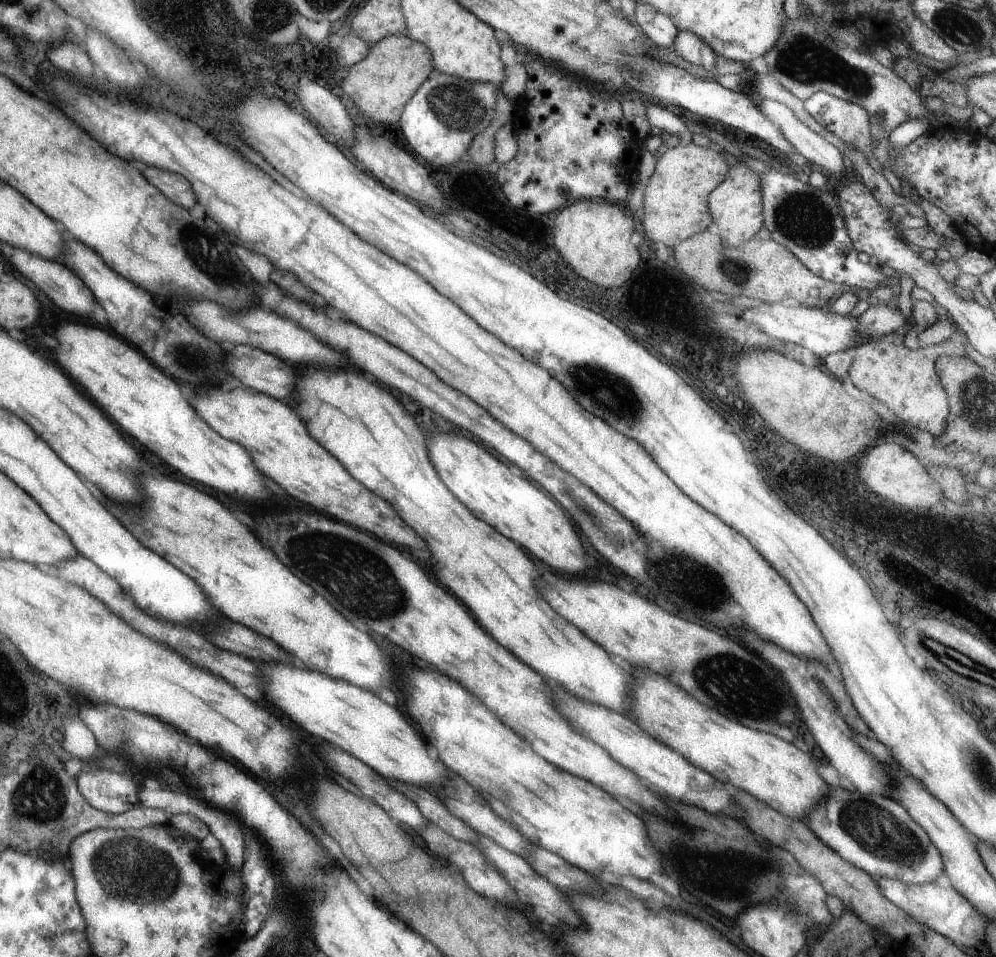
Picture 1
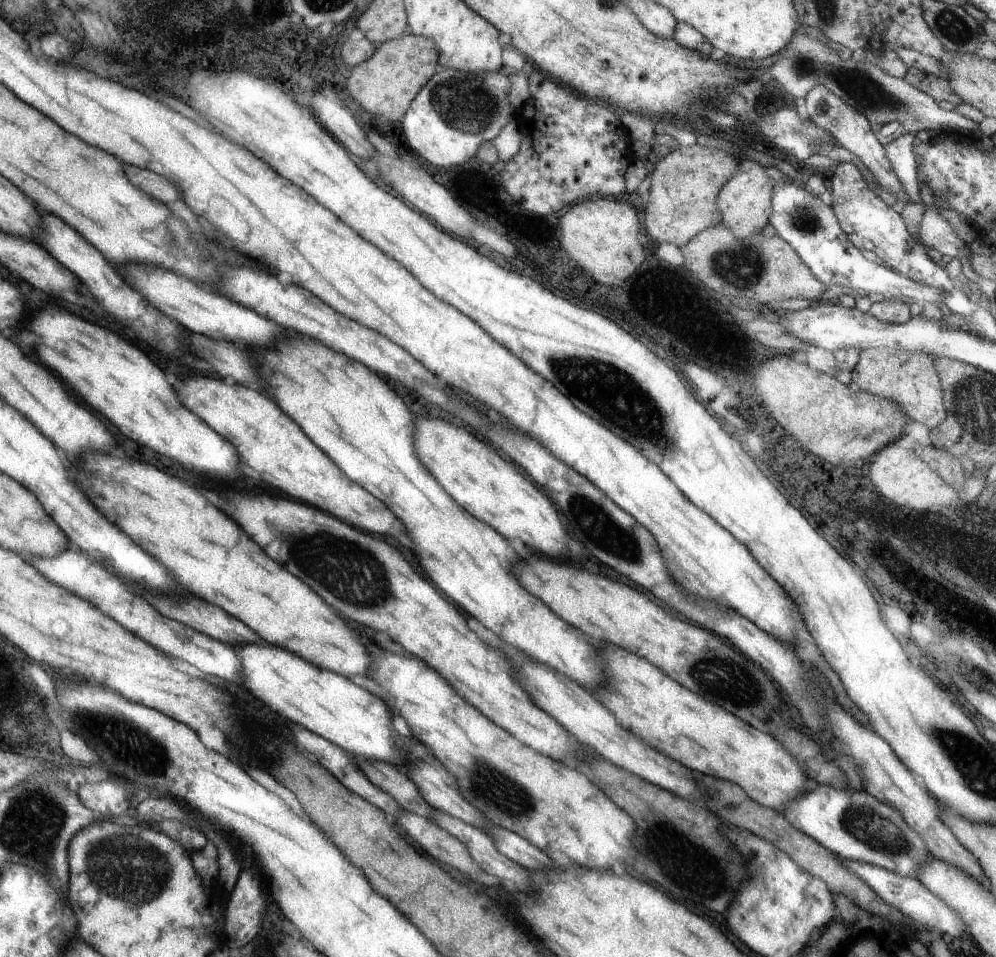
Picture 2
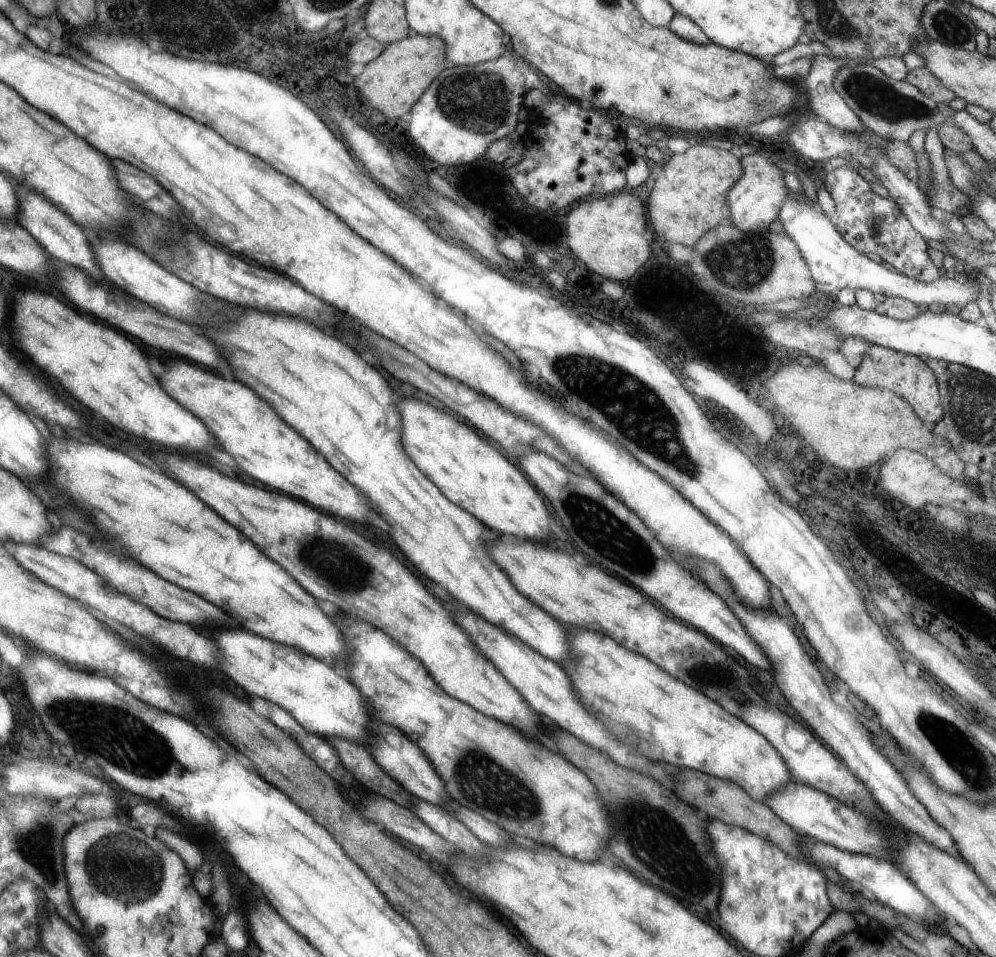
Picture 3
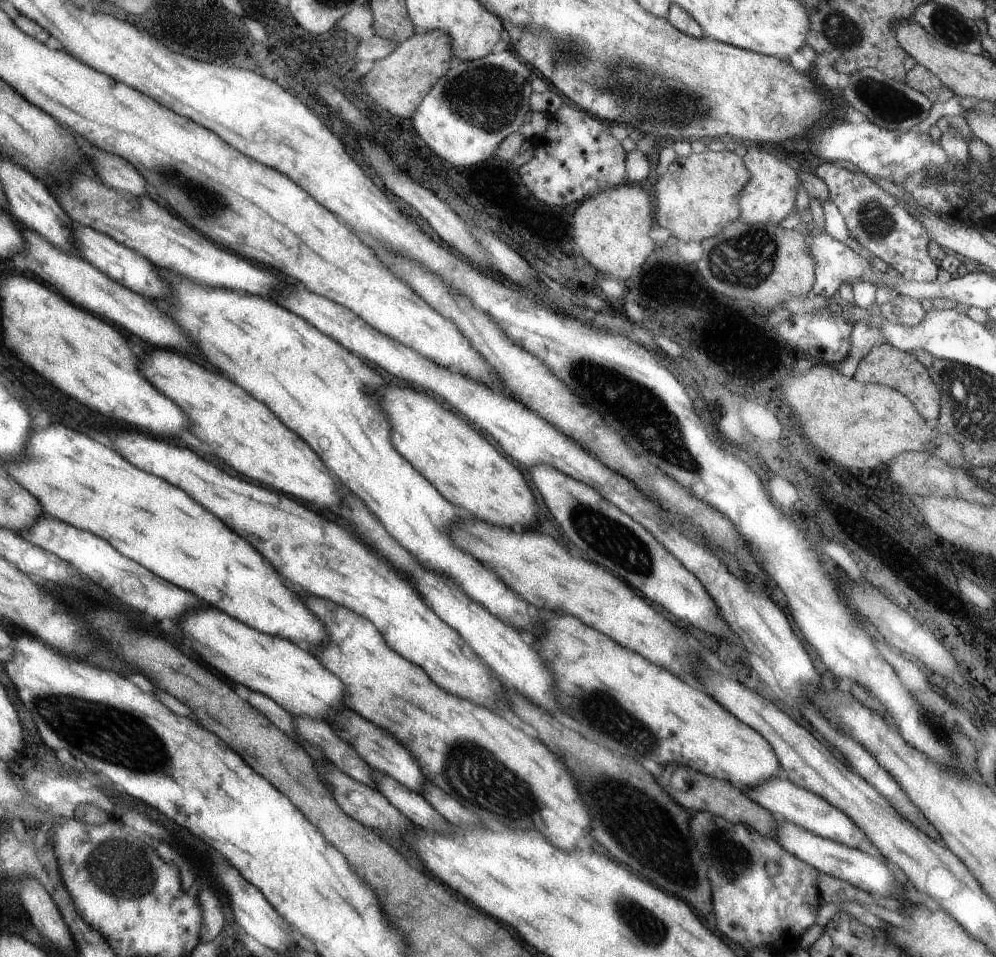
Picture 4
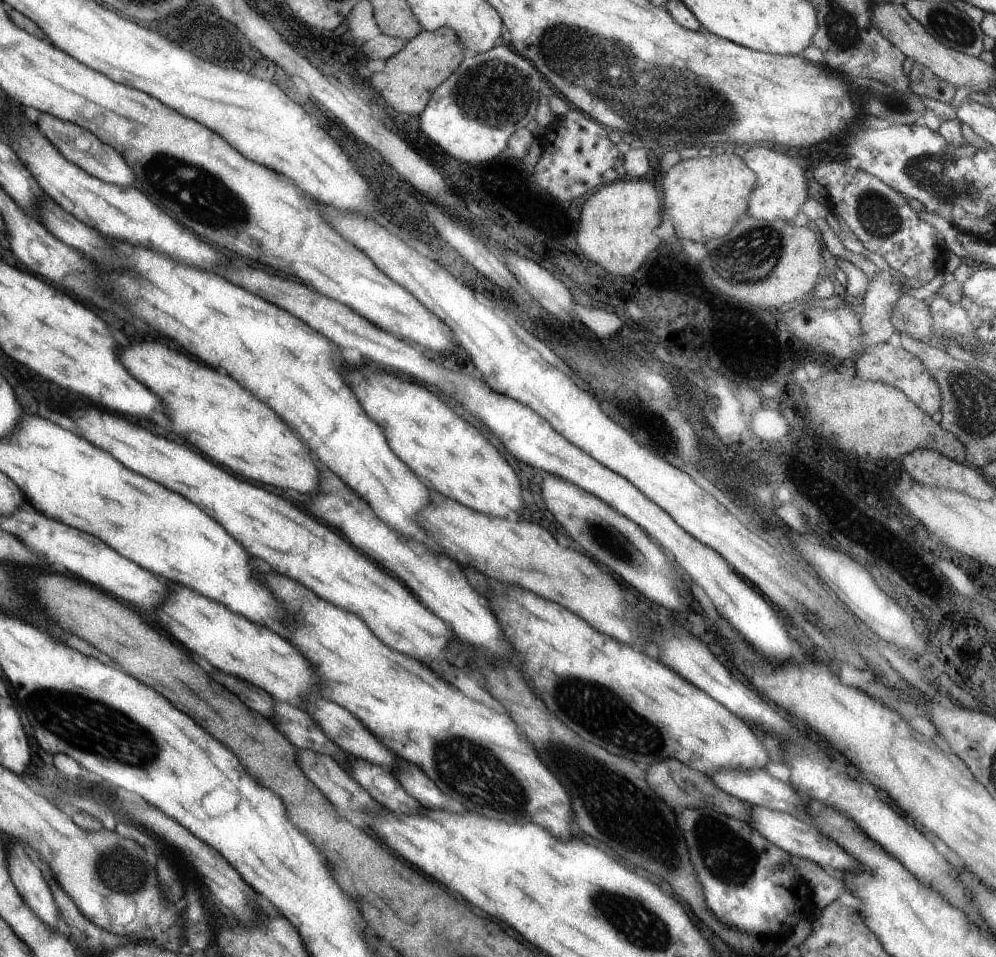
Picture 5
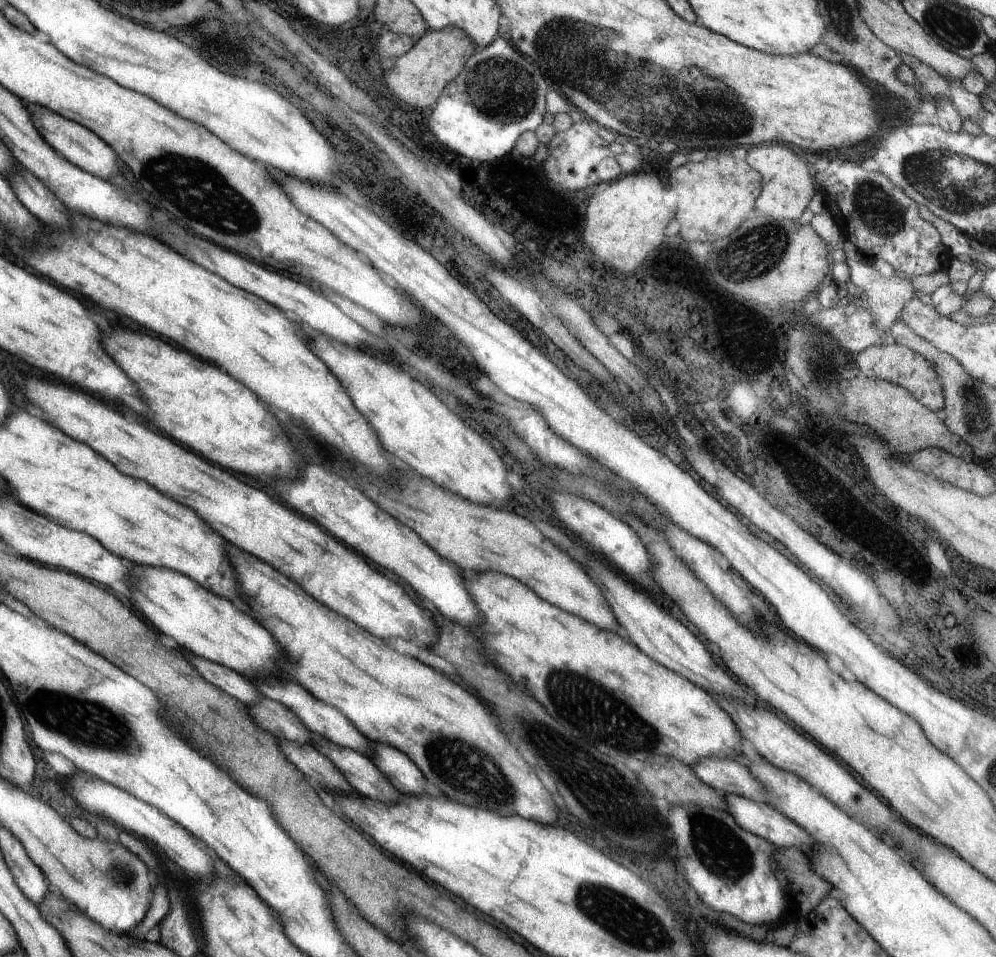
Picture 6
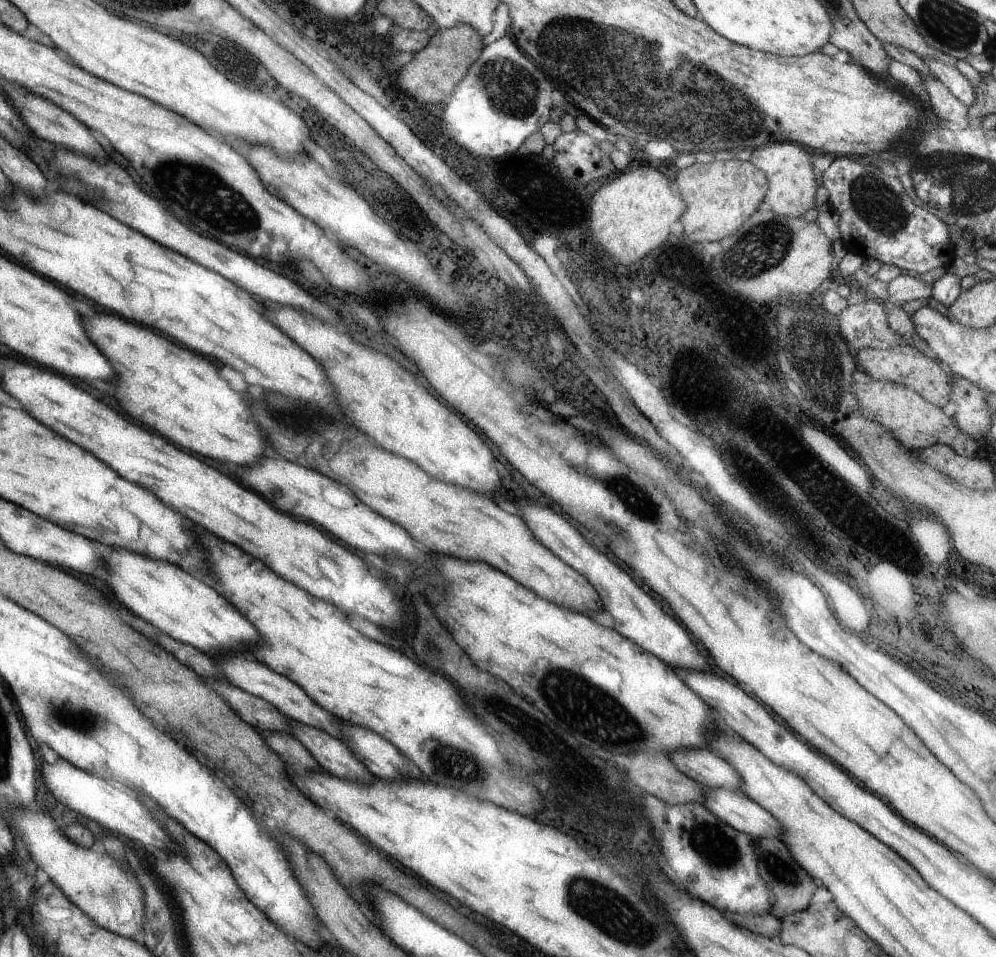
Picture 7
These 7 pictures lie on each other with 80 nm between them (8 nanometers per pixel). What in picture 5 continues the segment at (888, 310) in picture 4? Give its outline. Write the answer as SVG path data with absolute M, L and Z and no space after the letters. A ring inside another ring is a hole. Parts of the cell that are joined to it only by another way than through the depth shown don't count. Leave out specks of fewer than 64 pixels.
M902 295L892 307L892 322L898 332L904 331L923 342L932 342L933 314L930 301Z

